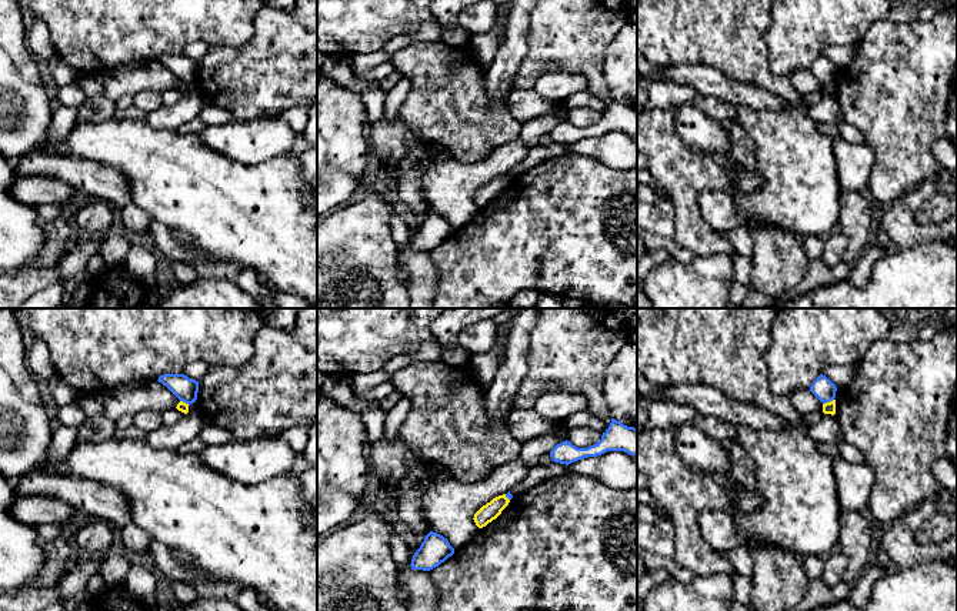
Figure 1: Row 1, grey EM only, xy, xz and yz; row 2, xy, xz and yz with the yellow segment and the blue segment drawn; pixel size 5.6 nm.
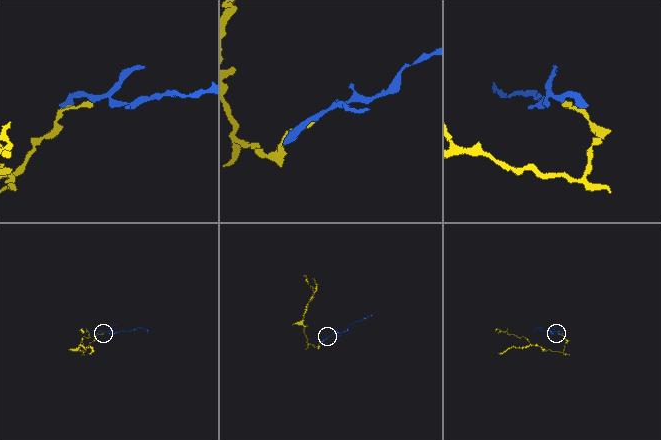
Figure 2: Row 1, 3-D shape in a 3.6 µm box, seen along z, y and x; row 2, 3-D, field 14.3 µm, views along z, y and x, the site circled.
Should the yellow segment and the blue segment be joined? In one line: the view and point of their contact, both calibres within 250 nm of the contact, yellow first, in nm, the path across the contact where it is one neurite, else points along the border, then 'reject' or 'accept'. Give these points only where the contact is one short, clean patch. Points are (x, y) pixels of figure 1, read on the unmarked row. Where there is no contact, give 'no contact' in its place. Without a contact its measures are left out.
yz (827, 83) | 60/120 nm | reject

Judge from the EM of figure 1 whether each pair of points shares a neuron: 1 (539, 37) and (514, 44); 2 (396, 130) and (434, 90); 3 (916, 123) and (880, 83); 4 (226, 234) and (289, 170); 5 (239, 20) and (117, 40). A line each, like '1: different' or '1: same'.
1: different
2: different
3: same
4: same
5: same

